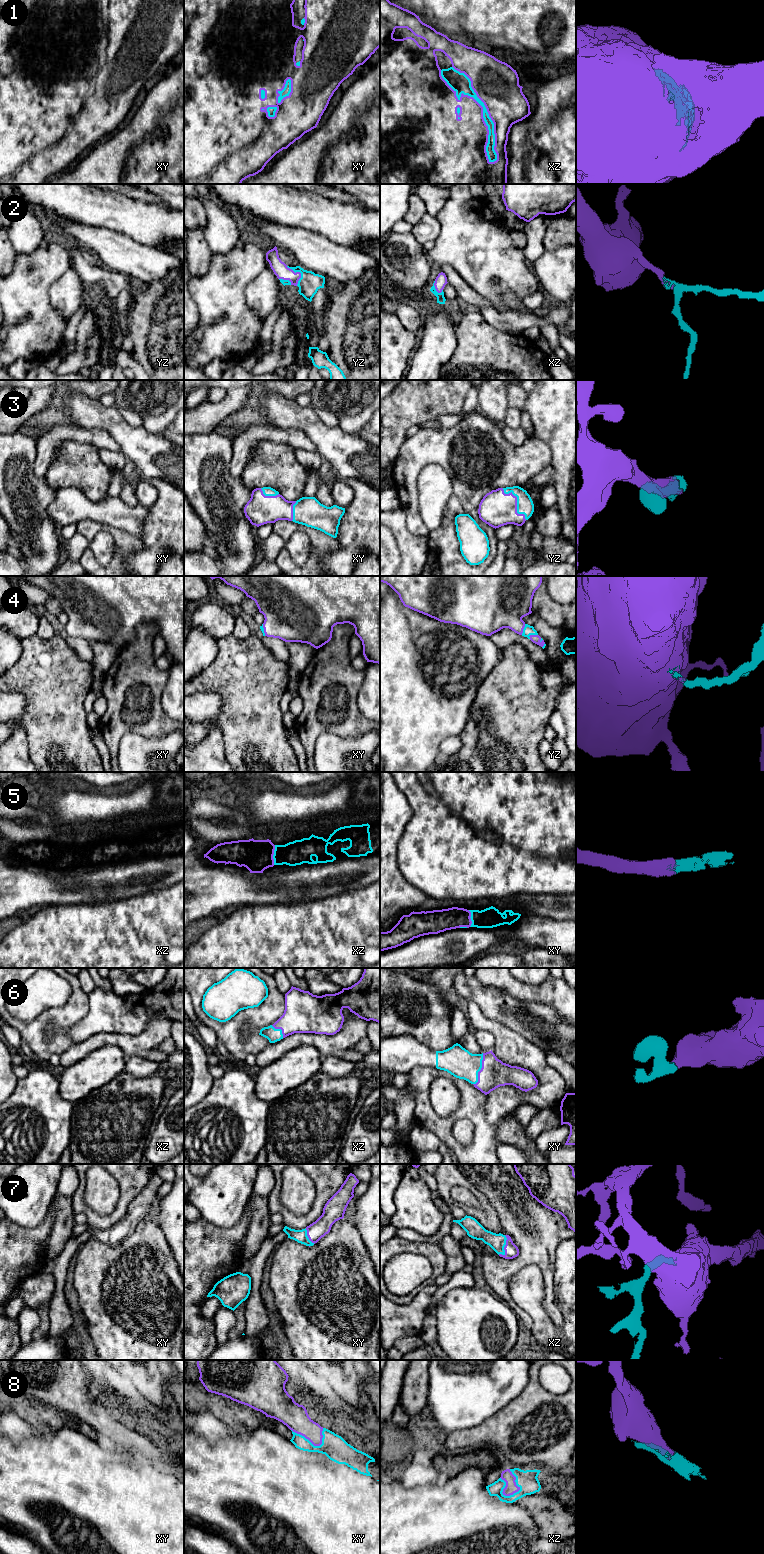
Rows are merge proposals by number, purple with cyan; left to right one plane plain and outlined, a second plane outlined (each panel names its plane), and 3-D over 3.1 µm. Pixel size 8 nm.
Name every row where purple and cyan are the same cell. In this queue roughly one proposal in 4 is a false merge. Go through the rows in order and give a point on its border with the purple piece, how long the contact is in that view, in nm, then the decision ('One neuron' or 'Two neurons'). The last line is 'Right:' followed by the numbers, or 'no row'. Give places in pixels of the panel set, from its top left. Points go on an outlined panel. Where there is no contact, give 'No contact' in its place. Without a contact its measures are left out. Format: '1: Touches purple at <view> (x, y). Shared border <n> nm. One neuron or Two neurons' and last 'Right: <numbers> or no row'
1: Touches purple at xz (485, 106). Shared border 850 nm. One neuron
2: Touches purple at yz (299, 272). Shared border 180 nm. One neuron
3: Touches purple at yz (516, 502). Shared border 320 nm. One neuron
4: Touches purple at yz (532, 635). Shared border 80 nm. One neuron
5: Touches purple at xz (273, 854). Shared border 160 nm. One neuron
6: Touches purple at xy (481, 1069). Shared border 260 nm. One neuron
7: Touches purple at xz (504, 1247). Shared border 170 nm. One neuron
8: Touches purple at xz (517, 1486). Shared border 220 nm. One neuron
Right: 1, 2, 3, 4, 5, 6, 7, 8

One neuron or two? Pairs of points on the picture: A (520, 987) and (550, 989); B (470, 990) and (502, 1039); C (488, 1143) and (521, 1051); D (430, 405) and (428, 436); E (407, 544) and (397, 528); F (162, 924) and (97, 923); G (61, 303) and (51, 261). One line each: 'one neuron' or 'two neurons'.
A: one neuron
B: two neurons
C: two neurons
D: two neurons
E: one neuron
F: one neuron
G: two neurons

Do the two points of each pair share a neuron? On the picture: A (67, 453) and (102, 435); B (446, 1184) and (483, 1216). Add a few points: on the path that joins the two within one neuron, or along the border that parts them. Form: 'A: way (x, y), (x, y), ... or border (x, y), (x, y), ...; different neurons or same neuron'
A: border (61, 444), (77, 441), (98, 449); different neurons
B: way (447, 1196), (453, 1202), (471, 1211); same neuron

